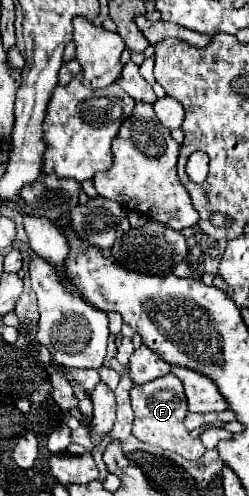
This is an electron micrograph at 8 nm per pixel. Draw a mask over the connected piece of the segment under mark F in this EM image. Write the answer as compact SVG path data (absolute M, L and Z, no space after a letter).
M173 374L161 376L153 382L145 382L141 386L131 386L131 406L135 412L135 422L133 422L133 434L143 440L149 442L153 446L161 446L167 450L173 450L177 454L181 454L183 458L195 460L205 452L205 446L201 444L201 440L191 438L189 430L183 424L183 416L187 412L187 404L185 404L185 394L183 394L183 386L181 380Z

